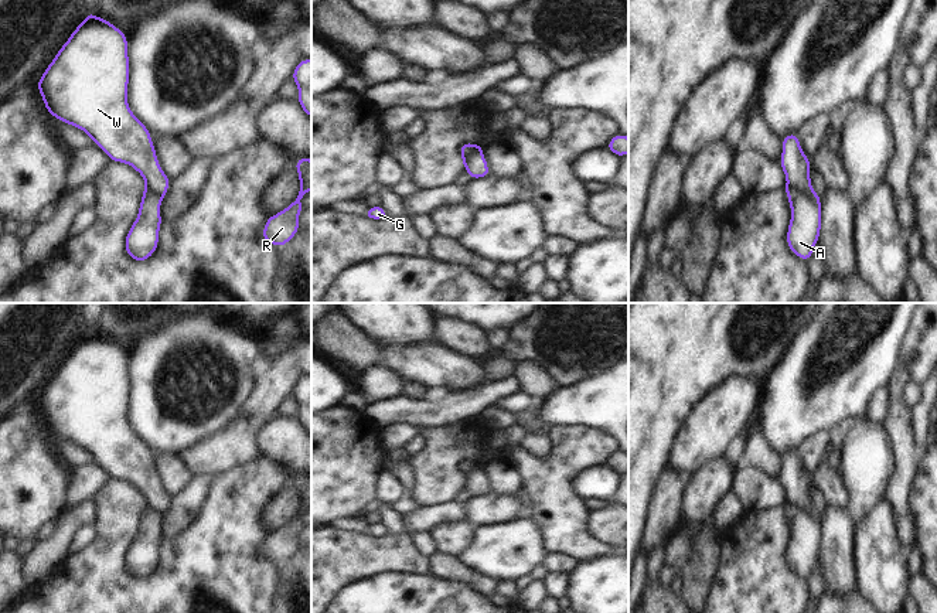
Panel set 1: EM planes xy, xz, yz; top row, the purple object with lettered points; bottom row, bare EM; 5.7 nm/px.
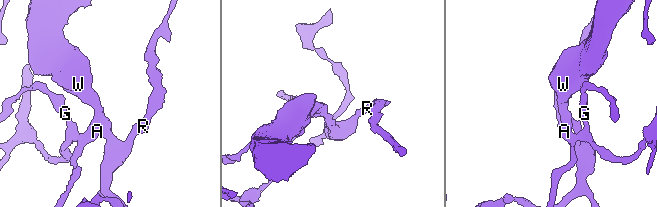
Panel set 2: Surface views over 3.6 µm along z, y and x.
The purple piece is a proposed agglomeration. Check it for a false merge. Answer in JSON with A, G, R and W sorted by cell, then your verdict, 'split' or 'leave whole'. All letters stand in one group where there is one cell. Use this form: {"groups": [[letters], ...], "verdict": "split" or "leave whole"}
{"groups": [["A", "G"], ["R", "W"]], "verdict": "split"}

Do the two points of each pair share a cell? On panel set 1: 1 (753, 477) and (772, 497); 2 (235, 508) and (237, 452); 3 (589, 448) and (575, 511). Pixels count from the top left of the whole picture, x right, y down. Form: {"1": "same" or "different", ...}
{"1": "same", "2": "different", "3": "same"}

